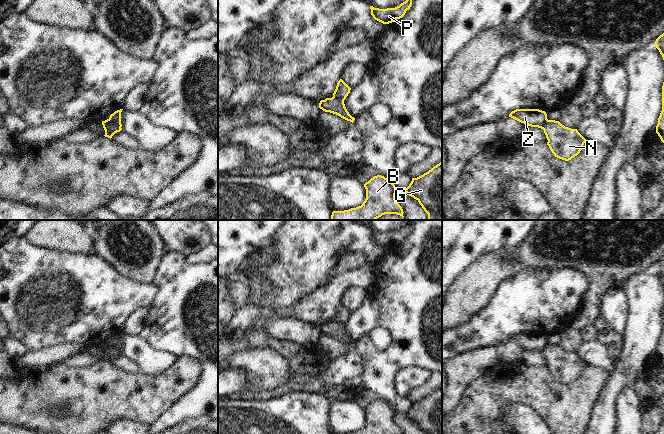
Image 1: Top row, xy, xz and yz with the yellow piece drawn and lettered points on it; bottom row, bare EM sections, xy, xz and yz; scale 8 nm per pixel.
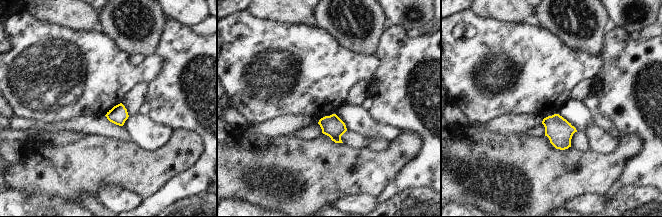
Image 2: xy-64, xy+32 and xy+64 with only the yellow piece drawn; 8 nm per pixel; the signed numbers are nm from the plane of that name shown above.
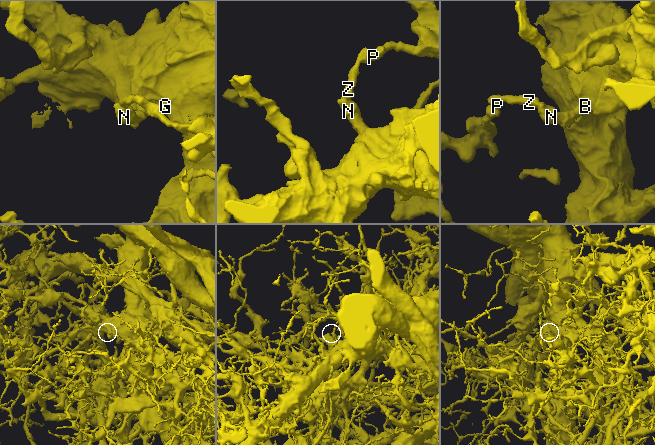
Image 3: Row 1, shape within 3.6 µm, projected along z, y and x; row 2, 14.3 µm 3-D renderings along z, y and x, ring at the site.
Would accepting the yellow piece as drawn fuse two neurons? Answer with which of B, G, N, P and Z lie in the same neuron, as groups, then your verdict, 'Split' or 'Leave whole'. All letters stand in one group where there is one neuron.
Groups: B G N / P Z. Split.

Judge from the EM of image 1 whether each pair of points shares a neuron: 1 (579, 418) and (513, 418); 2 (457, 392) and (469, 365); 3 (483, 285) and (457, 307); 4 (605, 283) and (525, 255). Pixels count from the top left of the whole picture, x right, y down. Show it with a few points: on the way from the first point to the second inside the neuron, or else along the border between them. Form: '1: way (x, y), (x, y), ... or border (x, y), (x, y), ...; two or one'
1: border (521, 404), (529, 406), (546, 423); two
2: way (457, 385), (458, 377), (462, 372); one
3: way (477, 287), (463, 301); one
4: way (585, 263), (563, 256), (545, 257); one

